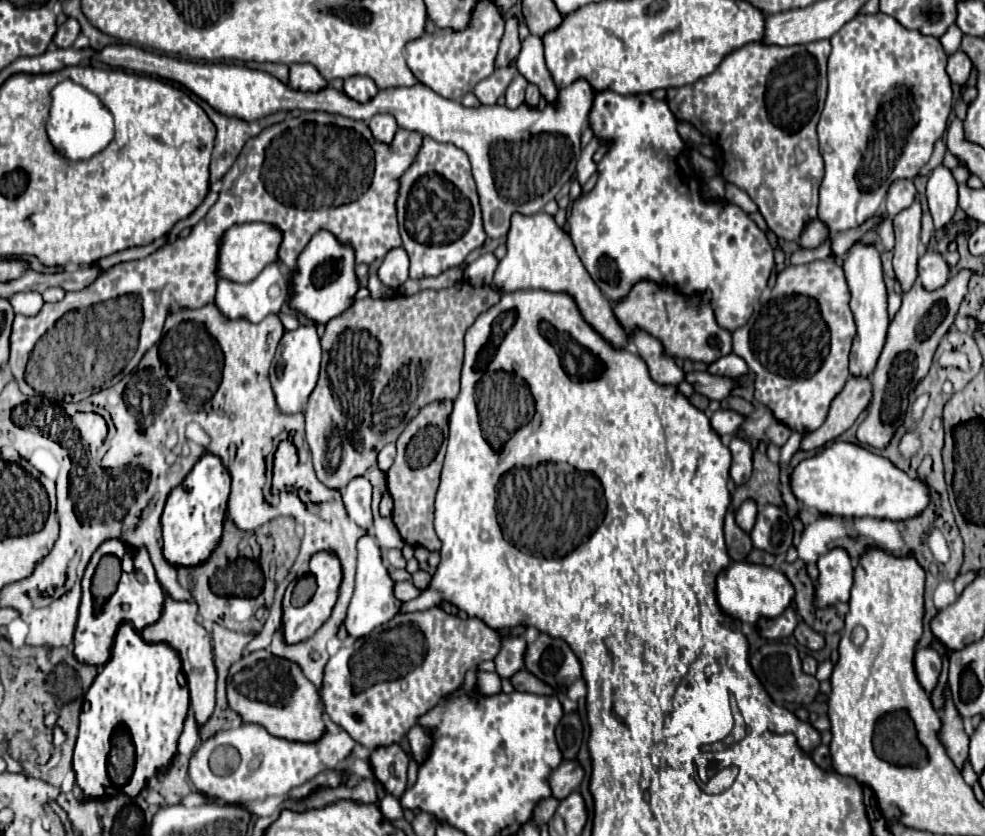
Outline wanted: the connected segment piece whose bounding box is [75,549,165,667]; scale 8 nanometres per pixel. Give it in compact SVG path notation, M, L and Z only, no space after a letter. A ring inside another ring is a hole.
M145 549L137 551L137 571L127 575L121 575L121 581L117 585L117 591L109 597L109 601L101 607L101 611L95 613L93 609L93 597L91 597L91 579L85 575L83 577L83 599L81 599L81 607L79 607L79 621L77 621L77 629L75 629L75 657L83 663L89 661L89 665L101 667L109 661L111 657L111 649L113 649L113 641L117 635L117 629L123 623L131 623L133 629L137 633L141 633L141 629L153 625L153 621L157 621L157 617L161 617L161 609L163 609L163 589L155 577L151 559L147 555Z

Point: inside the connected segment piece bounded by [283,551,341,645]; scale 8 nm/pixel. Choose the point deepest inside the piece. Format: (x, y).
(299, 623)

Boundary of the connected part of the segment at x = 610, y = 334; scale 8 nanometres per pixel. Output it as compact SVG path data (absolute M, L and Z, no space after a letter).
M541 211L535 215L523 215L513 213L511 227L507 233L507 255L499 261L499 267L493 277L493 287L499 293L511 293L519 289L545 289L545 291L565 291L569 293L583 319L601 333L613 347L625 347L627 345L627 333L617 323L609 299L597 289L595 281L589 277L585 265L577 257L577 251L573 249L571 237L563 227L555 223L555 219Z

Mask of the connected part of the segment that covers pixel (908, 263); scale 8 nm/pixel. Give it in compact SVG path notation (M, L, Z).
M915 199L909 209L903 209L893 219L895 227L895 249L893 269L903 291L909 291L917 279L919 259L919 233L921 233L921 201Z

